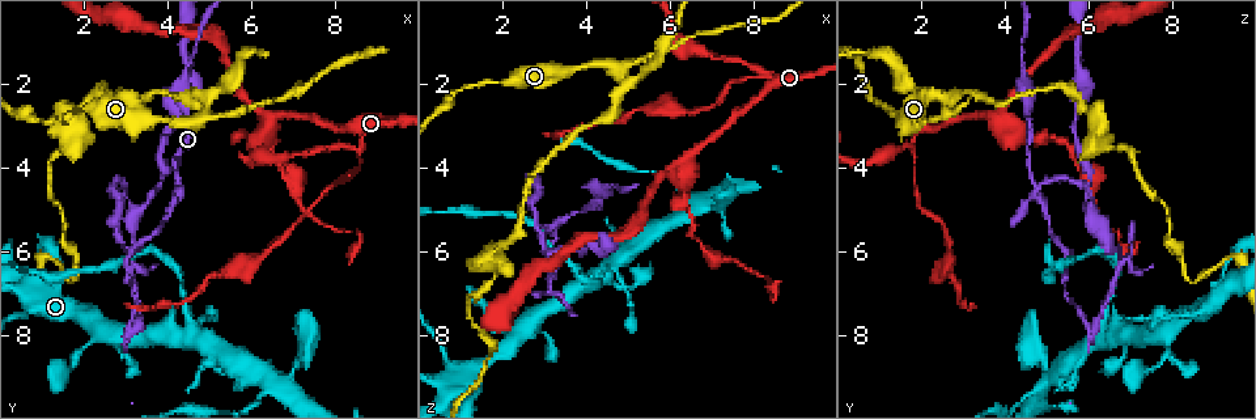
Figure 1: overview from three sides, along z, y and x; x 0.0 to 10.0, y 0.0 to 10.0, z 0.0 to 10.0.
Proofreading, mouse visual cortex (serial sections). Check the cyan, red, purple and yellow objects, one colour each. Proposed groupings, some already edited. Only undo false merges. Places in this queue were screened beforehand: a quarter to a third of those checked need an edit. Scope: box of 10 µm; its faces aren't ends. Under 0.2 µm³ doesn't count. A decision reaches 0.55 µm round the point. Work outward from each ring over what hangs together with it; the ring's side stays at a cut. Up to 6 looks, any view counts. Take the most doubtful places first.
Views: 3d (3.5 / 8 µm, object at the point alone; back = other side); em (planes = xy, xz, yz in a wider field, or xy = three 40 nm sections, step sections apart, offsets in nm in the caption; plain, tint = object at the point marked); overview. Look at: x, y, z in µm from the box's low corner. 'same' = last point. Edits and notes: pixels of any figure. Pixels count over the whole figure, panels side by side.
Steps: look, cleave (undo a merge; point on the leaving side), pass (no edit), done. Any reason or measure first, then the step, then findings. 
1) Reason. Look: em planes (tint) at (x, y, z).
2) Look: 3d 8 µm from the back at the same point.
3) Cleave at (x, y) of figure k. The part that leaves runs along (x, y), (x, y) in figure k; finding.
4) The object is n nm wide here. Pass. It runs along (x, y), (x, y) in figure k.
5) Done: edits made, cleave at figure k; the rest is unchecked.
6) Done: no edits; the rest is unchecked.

Narrows sharply. Look: 3d 3.5 µm at (4.85, 2.80, 1.80).

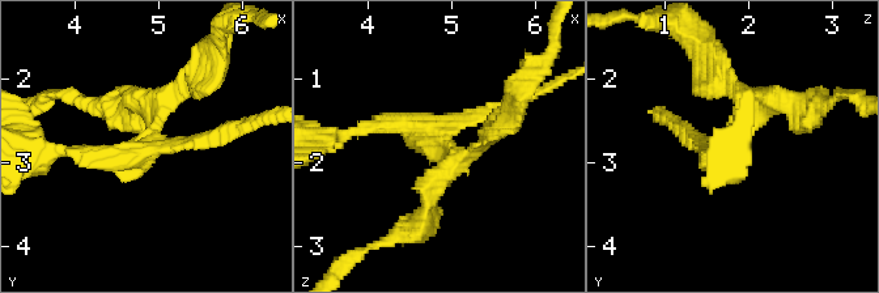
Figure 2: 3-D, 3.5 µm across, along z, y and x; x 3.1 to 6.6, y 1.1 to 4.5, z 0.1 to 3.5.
Shape alone is not enough. Look: em xy step 2 (tint) at (4.85, 2.75, 1.85).

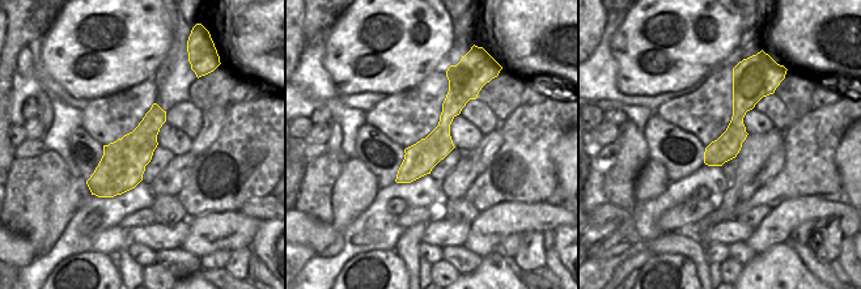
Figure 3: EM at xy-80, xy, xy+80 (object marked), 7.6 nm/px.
The arms are 150, 200, 250, 300 nm wide. Cleave at (132, 106) of figure 2. The part that leaves runs along (152, 131), (144, 102), (111, 102) in figure 2; two cells meet here.

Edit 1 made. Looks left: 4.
Look: overview.

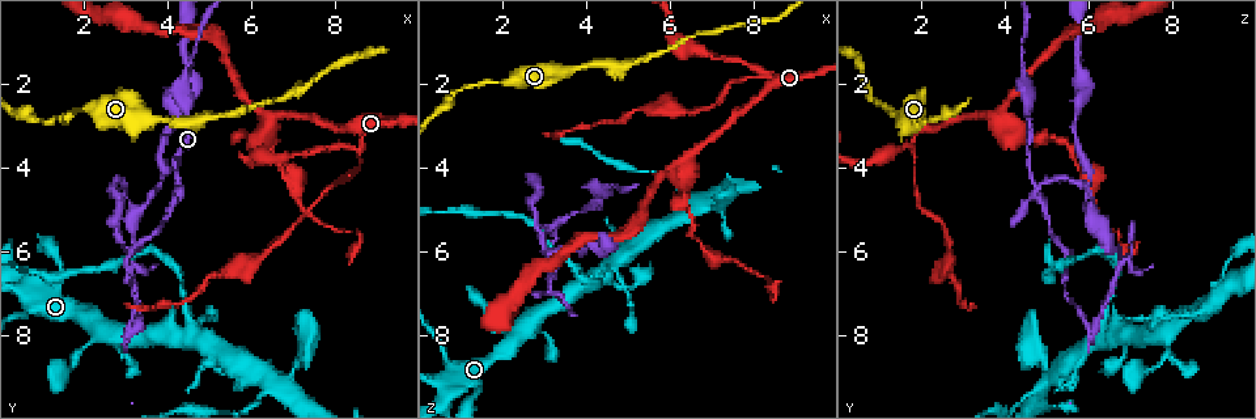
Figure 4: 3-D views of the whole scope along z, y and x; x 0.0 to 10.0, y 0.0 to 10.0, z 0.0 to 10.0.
Abrupt turn. Look: 3d 8 µm at (8.55, 4.00, 1.85).

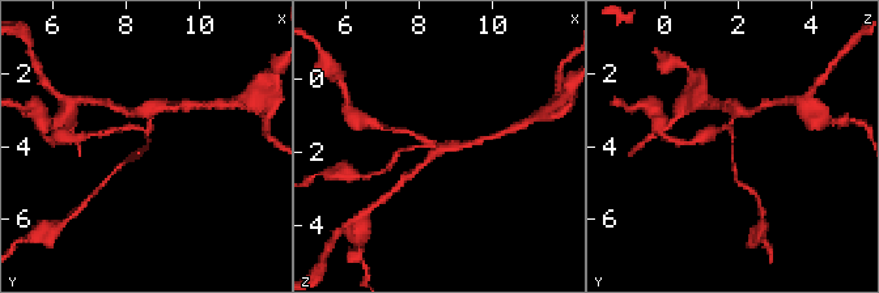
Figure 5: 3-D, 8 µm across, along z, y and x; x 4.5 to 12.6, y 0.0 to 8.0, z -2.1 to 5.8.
3 arms meet here; the arms are 100, 150, 150 nm wide; need the tissue. Look: em planes (tint) at the same point.

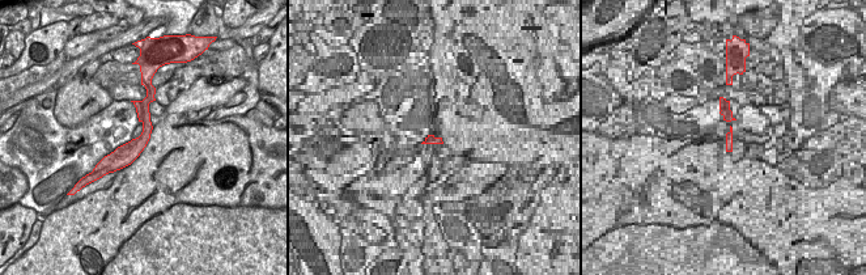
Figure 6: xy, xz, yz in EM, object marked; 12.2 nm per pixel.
Cleave at (419, 136) of figure 5. Two cells meet here.

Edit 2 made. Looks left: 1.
Done: edits made, cleave at figure 2, cleave at figure 5; the rest is unchecked.

